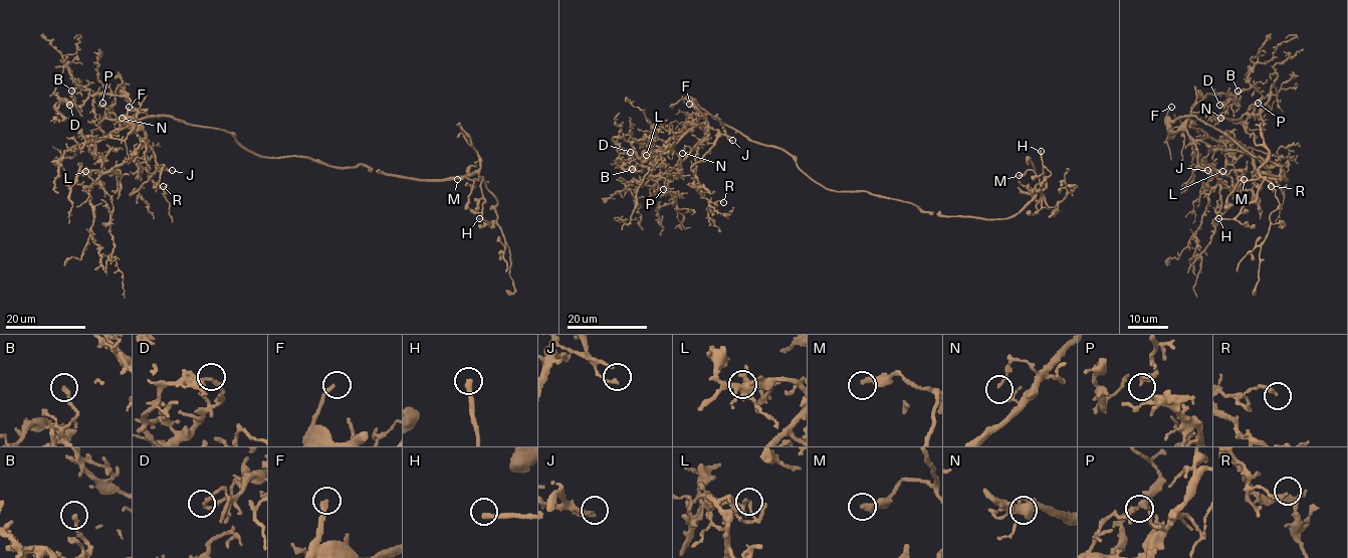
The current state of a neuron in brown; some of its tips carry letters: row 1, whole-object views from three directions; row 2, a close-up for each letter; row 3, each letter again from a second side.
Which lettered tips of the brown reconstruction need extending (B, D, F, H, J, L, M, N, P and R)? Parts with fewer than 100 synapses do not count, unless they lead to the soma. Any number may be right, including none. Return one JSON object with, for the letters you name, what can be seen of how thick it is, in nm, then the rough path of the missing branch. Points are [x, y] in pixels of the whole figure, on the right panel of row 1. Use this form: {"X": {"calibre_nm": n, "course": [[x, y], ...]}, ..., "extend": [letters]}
{"F": {"calibre_nm": 240}, "extend": ["F"]}

